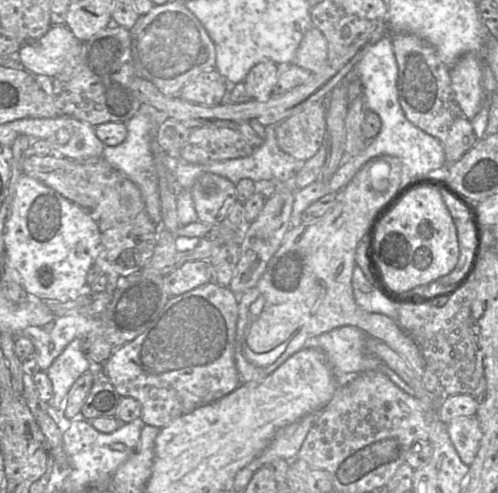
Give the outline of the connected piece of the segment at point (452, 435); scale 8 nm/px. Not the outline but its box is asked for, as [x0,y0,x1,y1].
[447,417,482,466]

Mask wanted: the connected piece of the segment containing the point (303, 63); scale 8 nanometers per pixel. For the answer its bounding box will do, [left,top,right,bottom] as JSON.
[292,26,327,74]

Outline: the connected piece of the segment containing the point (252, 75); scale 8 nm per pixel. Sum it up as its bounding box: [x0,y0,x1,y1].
[243,61,280,102]

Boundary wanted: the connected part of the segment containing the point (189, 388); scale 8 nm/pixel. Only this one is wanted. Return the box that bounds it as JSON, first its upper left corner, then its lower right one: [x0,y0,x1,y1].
[103,281,241,428]

